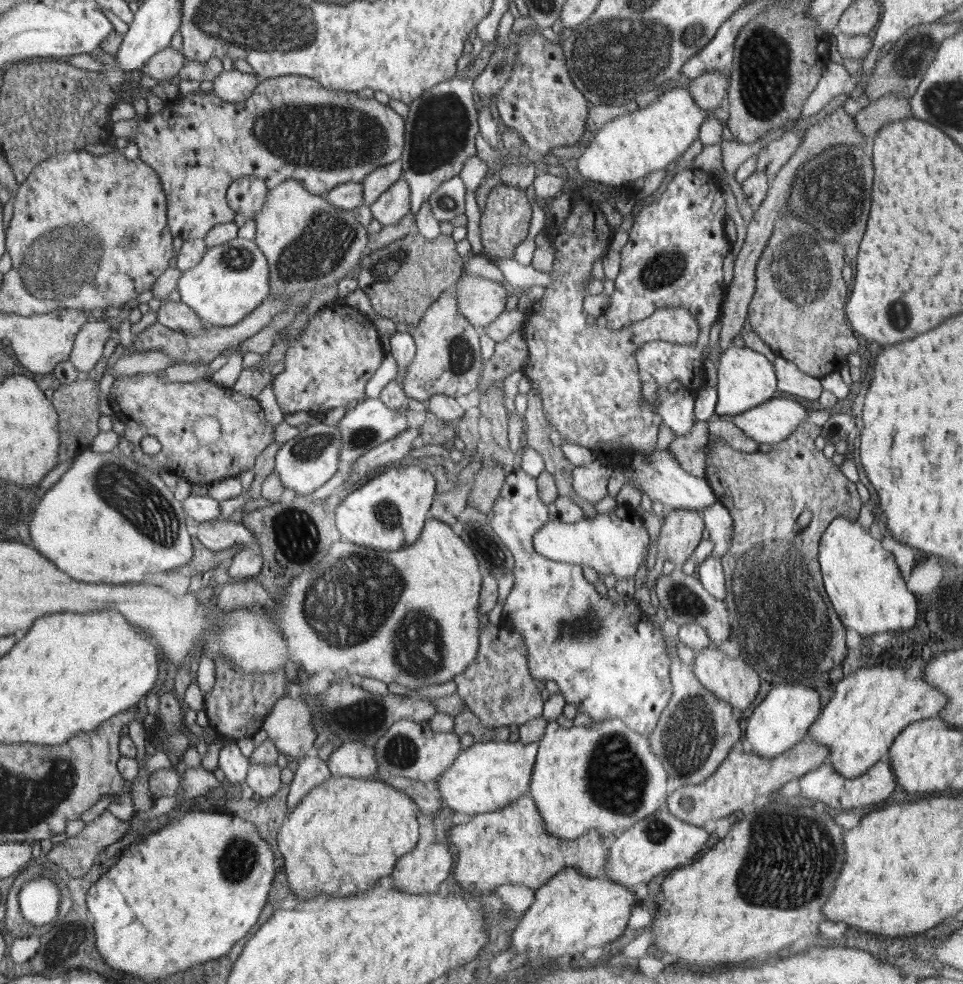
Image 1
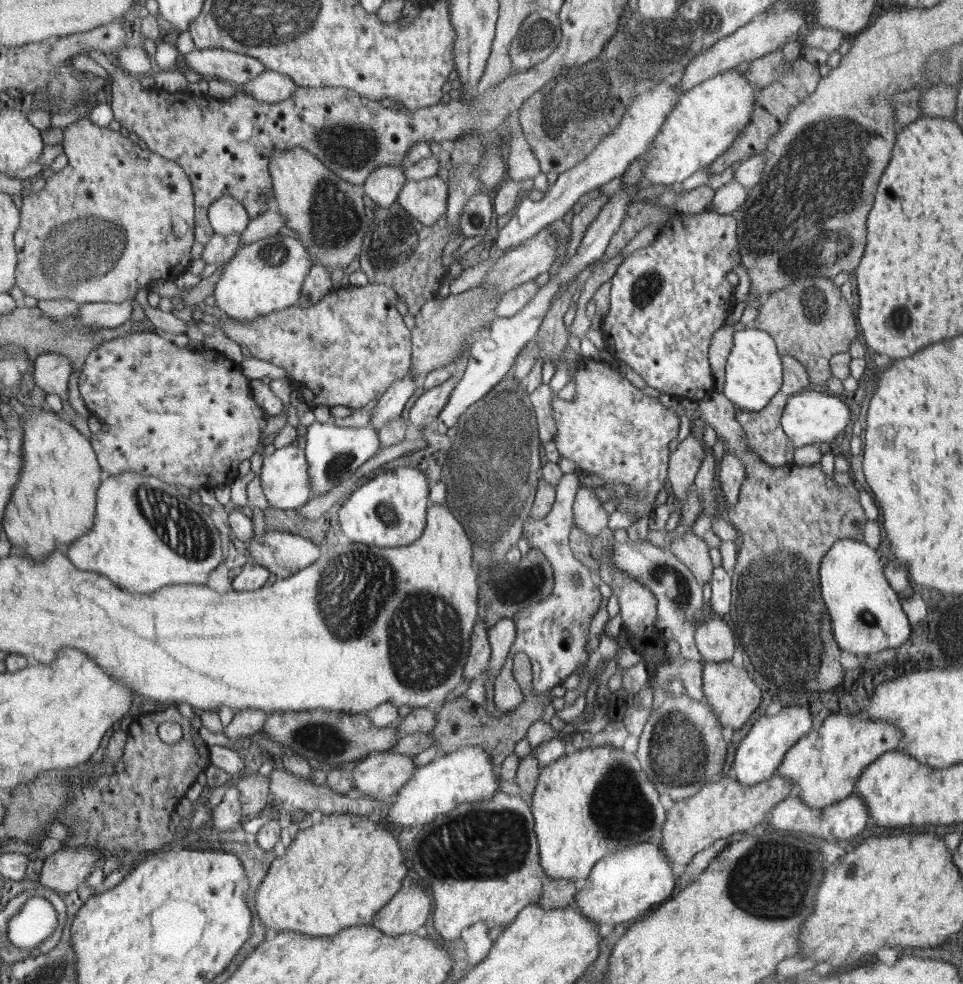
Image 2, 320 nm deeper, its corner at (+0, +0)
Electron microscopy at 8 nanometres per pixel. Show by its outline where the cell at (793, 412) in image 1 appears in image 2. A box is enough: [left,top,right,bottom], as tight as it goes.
[780,388,850,449]

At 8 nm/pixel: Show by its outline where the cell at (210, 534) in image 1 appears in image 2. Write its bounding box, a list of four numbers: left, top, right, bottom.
[246,529,325,579]

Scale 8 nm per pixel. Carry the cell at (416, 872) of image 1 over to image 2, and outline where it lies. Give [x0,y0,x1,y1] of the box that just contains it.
[371,886,432,936]

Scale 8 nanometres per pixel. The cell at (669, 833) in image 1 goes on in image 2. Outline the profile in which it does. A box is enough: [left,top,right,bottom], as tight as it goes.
[573,838,676,926]

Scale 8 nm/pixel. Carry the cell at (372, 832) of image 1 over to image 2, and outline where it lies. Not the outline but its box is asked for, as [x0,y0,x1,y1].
[254,814,406,937]

